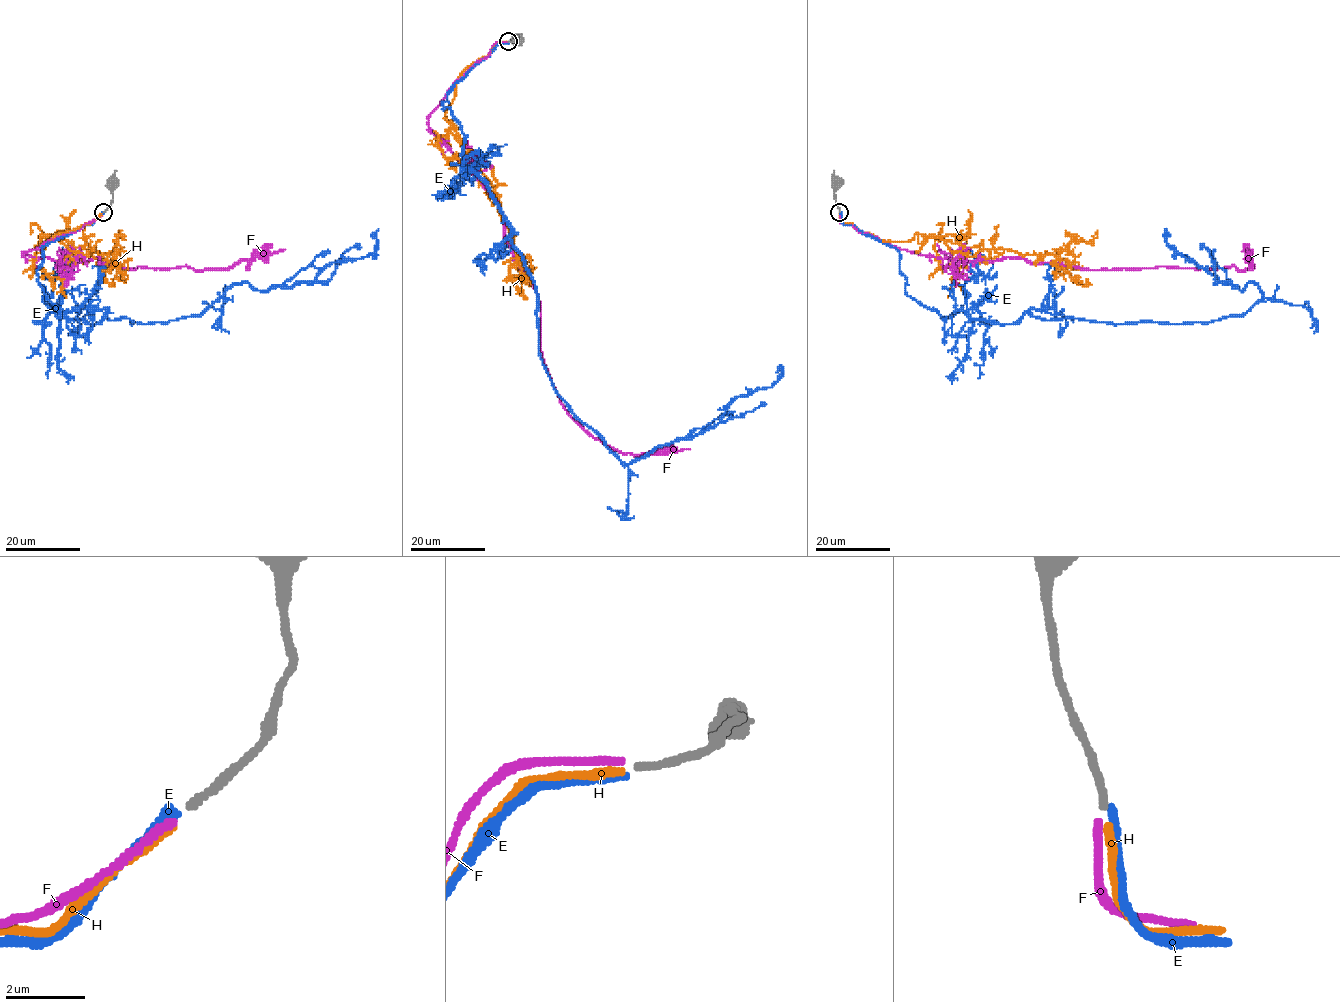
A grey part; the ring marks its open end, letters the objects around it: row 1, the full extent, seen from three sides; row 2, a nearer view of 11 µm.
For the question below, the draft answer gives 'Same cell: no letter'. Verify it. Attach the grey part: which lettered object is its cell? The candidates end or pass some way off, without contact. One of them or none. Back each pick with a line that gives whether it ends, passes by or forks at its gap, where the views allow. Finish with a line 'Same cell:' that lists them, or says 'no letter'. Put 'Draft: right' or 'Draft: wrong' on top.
Draft: right
Same cell: no letter

